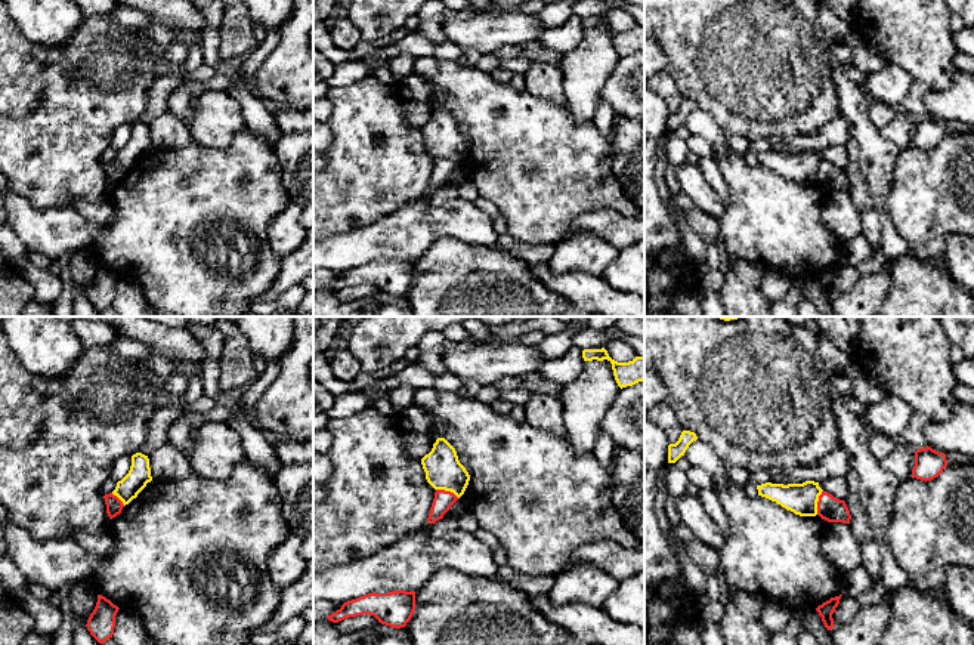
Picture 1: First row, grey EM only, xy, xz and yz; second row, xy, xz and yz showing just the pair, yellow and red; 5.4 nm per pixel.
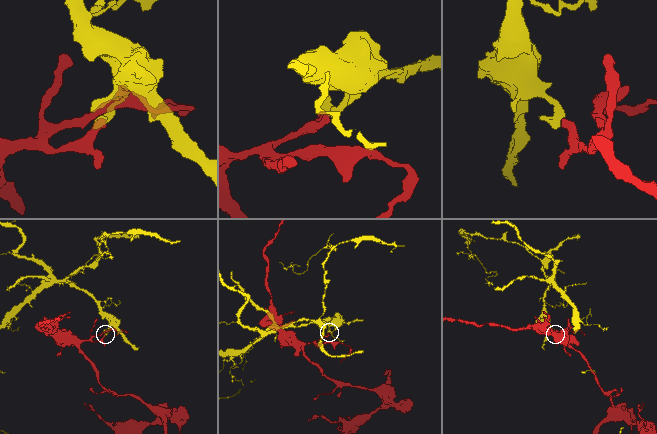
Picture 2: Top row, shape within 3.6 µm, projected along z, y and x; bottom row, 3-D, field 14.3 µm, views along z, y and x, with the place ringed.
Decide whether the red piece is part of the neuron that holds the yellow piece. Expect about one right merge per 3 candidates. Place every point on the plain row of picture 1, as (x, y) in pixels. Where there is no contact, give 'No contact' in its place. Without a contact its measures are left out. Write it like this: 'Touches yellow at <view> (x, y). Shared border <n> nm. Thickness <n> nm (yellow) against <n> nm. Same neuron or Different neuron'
Touches yellow at yz (818, 169). Shared border 140 nm. Thickness 170 nm (yellow) against 140 nm. Different neuron

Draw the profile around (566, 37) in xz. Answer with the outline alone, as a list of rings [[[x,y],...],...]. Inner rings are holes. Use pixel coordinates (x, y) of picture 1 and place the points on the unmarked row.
[[[572,15],[563,25],[547,28],[538,43],[550,50],[565,55],[576,49],[582,38],[582,19],[576,15]]]

